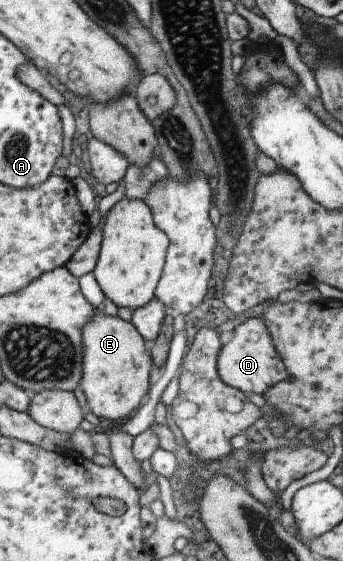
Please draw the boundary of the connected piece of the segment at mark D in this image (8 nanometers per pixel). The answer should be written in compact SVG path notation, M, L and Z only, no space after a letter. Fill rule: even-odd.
M260 317L236 324L232 331L232 339L221 346L217 357L216 367L221 382L244 394L264 395L268 388L289 378Z

